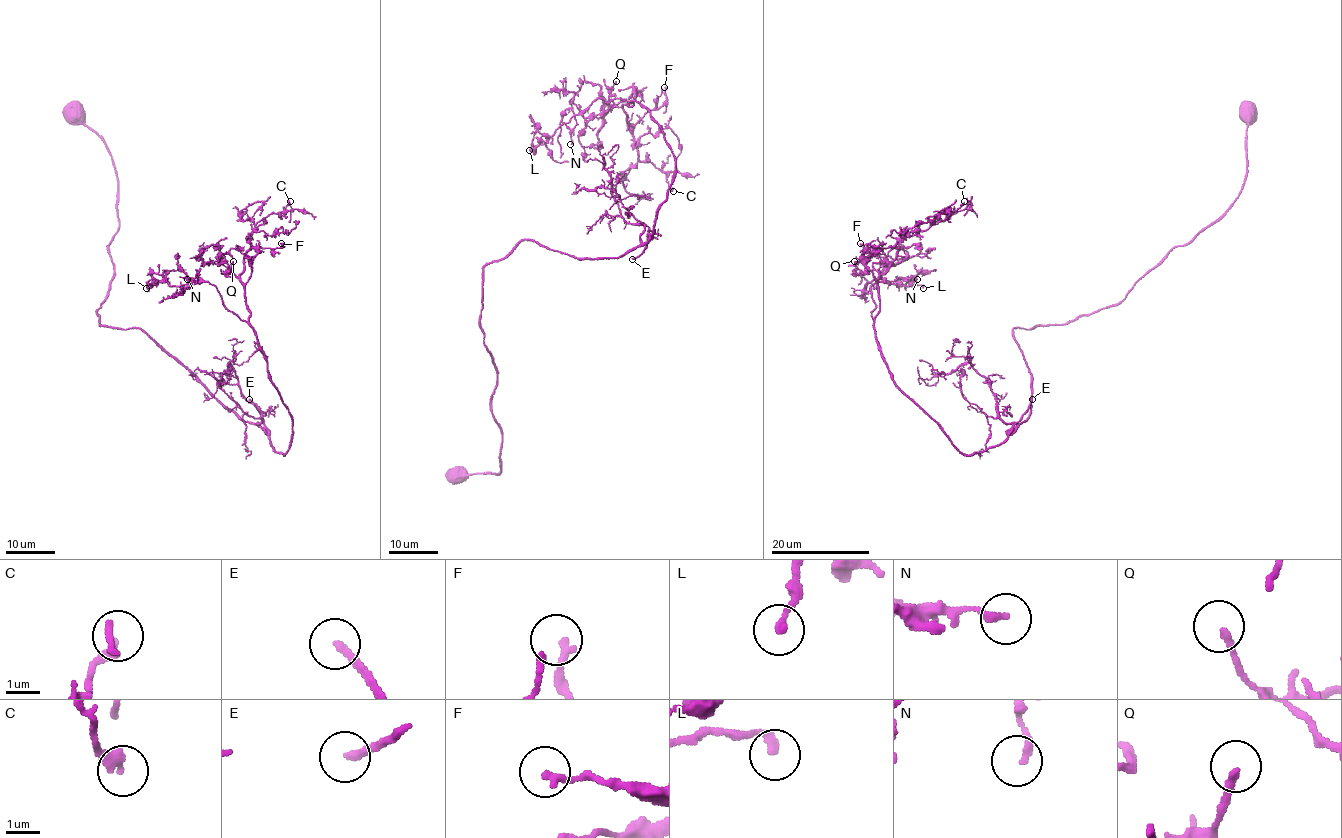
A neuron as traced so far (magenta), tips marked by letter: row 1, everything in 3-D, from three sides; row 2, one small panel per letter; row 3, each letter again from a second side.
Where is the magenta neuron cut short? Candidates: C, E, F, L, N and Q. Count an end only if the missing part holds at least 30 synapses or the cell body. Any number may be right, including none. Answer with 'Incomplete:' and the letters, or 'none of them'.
Incomplete: E

